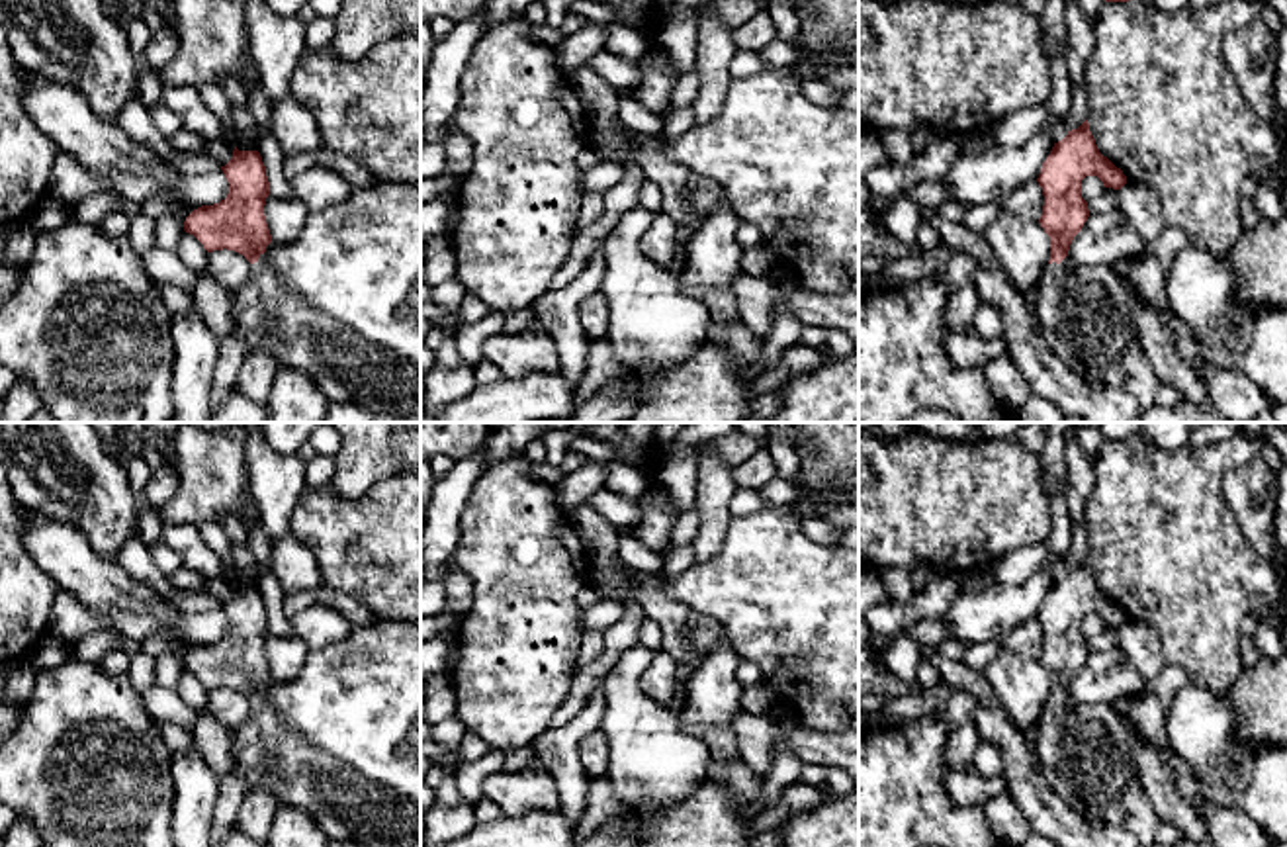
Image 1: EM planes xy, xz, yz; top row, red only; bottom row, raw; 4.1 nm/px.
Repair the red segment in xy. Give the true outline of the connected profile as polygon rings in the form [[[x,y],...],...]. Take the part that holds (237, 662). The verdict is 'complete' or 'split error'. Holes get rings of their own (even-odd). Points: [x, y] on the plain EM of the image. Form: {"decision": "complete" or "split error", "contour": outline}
{"decision": "split error", "contour": [[[235,585],[221,608],[229,620],[227,636],[194,647],[184,669],[207,691],[227,687],[250,700],[248,716],[231,730],[233,769],[244,777],[246,790],[270,786],[280,806],[309,814],[331,841],[421,847],[415,802],[315,749],[262,696],[272,673],[264,653],[270,620],[260,591]]]}

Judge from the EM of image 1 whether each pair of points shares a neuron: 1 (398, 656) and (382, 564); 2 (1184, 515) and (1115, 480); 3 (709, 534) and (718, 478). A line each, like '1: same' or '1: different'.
1: different
2: same
3: same

